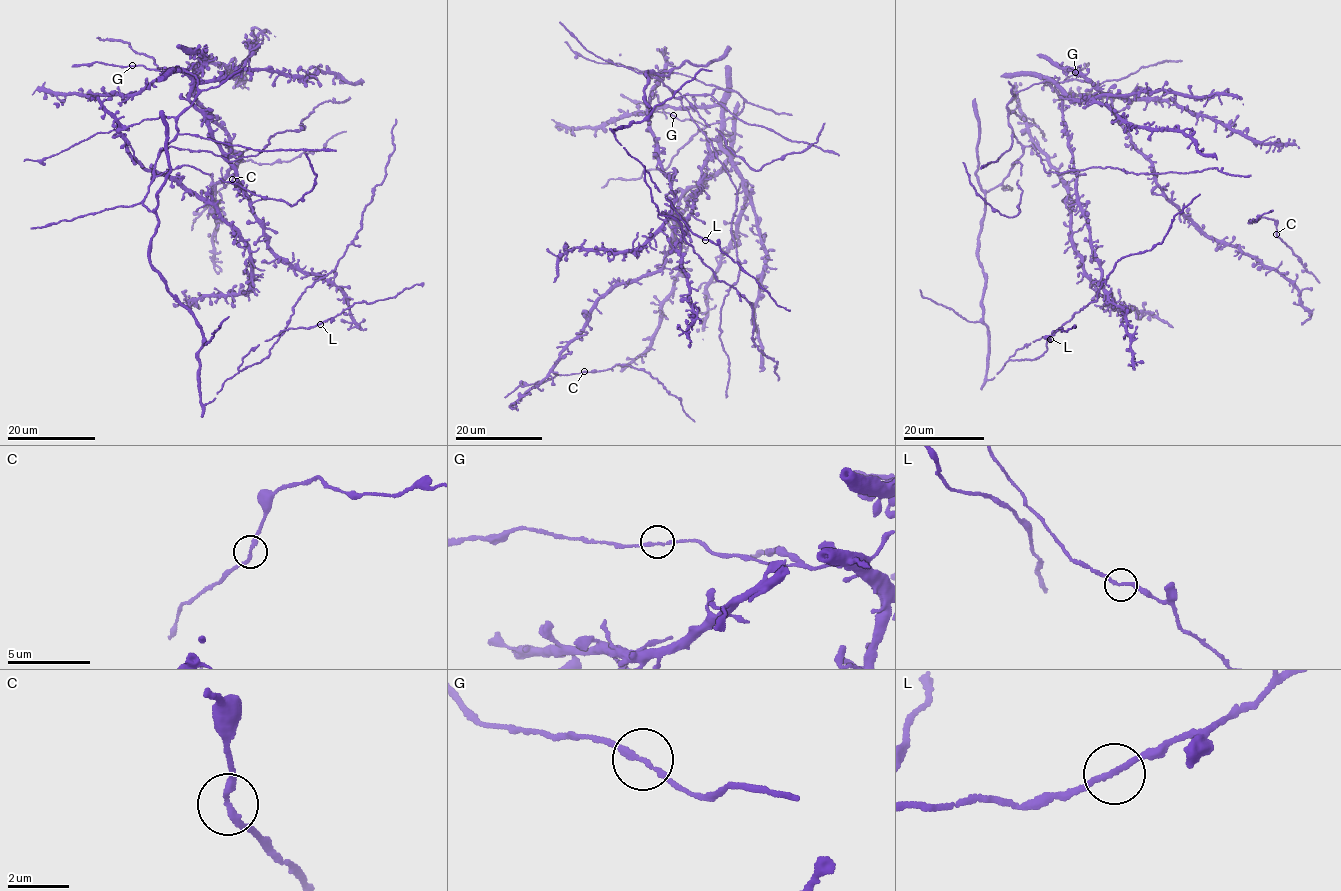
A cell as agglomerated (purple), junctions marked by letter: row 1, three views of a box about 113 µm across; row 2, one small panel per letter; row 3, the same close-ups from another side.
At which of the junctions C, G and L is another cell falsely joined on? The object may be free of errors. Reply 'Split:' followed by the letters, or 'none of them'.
Split: none of them

